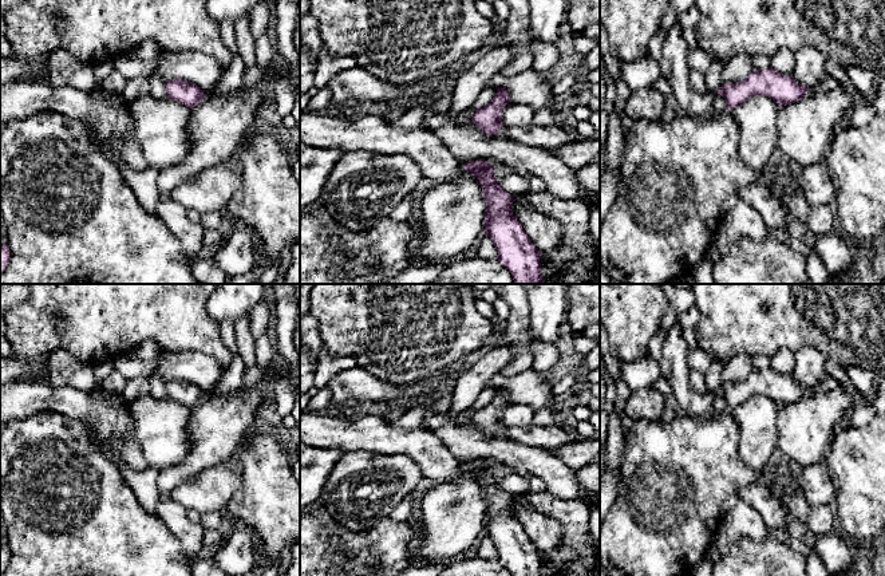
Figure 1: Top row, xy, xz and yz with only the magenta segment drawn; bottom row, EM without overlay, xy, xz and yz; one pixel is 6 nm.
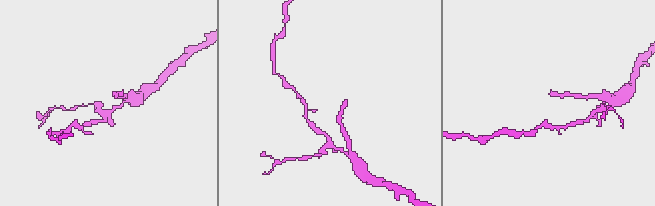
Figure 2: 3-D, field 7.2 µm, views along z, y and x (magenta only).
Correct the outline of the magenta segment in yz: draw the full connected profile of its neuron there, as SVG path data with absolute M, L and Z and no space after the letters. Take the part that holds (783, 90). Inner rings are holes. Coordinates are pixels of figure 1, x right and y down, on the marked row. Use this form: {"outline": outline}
{"outline": "M767 68L754 70L742 82L723 83L718 94L724 98L727 110L731 111L755 95L765 95L779 106L791 104L803 99L807 90L809 87L797 83L793 75Z"}

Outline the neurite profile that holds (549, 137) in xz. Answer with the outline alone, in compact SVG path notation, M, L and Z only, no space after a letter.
M534 123L526 127L510 127L502 125L498 135L510 138L526 146L537 146L546 150L569 145L578 138L574 133L562 130L556 125L537 126Z

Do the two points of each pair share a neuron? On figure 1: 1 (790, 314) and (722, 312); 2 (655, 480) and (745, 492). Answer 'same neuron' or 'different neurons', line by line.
1: same neuron
2: different neurons

